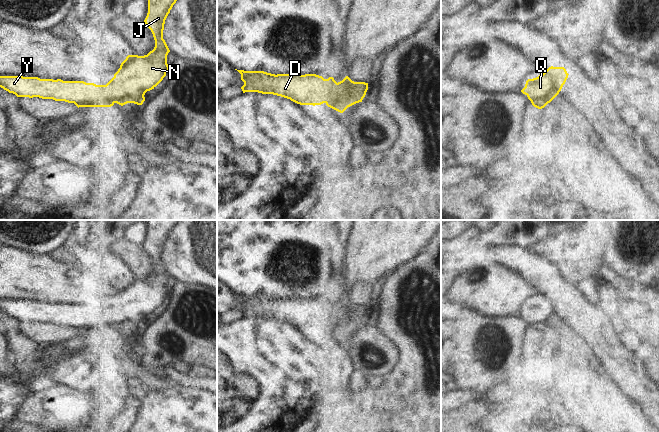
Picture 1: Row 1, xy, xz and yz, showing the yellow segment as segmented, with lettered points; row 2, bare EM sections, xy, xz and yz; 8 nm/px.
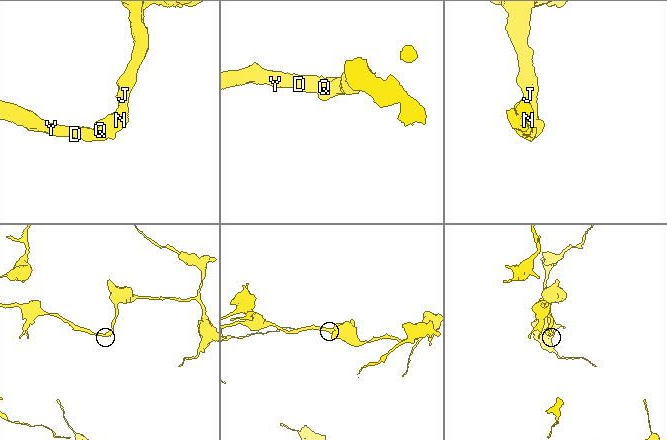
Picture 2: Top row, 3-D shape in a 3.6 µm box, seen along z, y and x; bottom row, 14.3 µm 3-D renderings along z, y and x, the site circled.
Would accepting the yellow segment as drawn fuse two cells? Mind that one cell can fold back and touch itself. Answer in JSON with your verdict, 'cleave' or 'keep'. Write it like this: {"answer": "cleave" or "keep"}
{"answer": "keep"}

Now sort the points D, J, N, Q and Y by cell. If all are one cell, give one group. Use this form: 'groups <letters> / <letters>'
groups D J N Q Y

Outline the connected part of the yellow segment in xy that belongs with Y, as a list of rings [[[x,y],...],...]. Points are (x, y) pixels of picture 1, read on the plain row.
[[[146,220],[148,224],[148,237],[144,244],[151,254],[155,271],[147,279],[128,279],[121,287],[114,301],[106,309],[96,309],[84,305],[63,305],[61,303],[40,303],[38,301],[0,300],[0,311],[17,321],[39,321],[74,327],[79,331],[111,331],[115,327],[123,330],[127,327],[142,329],[145,317],[154,313],[170,295],[167,288],[167,279],[170,276],[165,264],[163,254],[165,244],[173,229],[181,220]]]

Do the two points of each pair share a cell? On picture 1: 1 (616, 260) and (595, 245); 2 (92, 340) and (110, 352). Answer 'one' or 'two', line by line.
1: two
2: one

